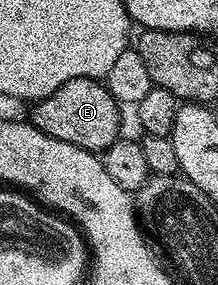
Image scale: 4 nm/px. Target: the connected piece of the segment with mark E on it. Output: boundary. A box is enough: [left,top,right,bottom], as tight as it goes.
[29,78,122,154]

